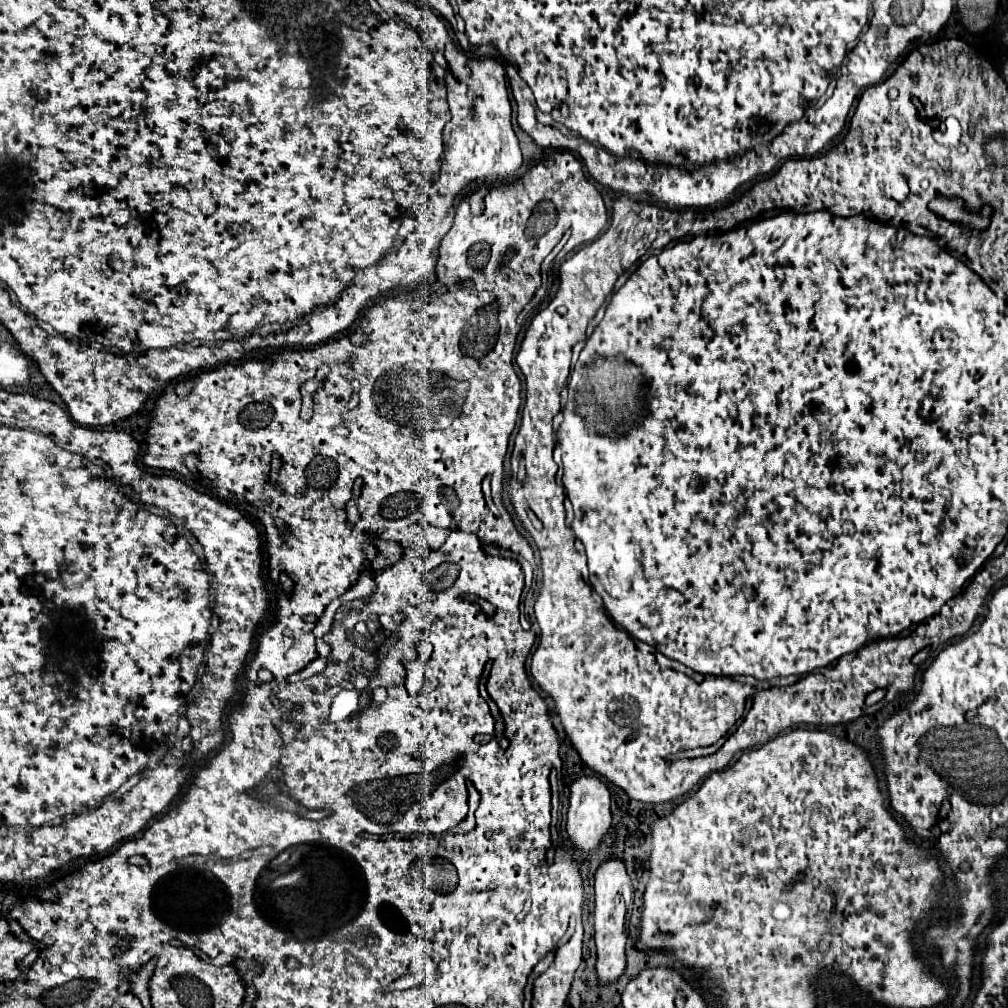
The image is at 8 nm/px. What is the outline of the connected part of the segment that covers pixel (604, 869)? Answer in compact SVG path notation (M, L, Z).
M612 855L606 859L594 873L594 889L596 889L596 909L594 909L594 941L598 949L598 961L596 961L596 971L598 971L598 981L600 983L612 983L616 981L626 967L626 957L624 957L624 947L626 947L626 917L628 917L628 907L632 905L632 881L630 875L626 873L626 865L622 857Z

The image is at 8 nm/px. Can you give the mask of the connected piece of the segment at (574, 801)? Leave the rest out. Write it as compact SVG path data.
M578 777L570 787L570 807L568 807L568 835L574 845L578 845L582 851L594 849L602 835L608 831L612 821L610 815L610 791L606 783L598 777Z

